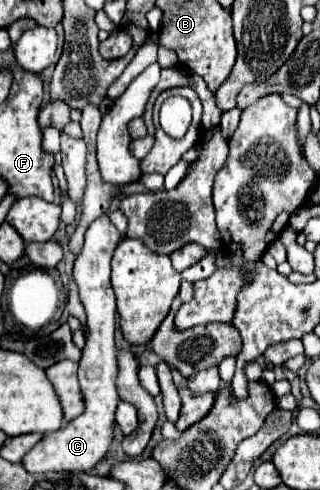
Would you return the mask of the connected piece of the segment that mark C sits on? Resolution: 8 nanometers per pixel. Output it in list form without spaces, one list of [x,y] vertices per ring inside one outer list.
[[[108,216],[96,218],[88,230],[86,230],[86,242],[76,258],[74,264],[74,280],[80,288],[80,302],[86,310],[86,346],[82,350],[80,366],[78,366],[78,380],[80,380],[80,392],[84,400],[84,412],[70,420],[66,426],[62,426],[56,432],[44,434],[40,444],[24,456],[22,466],[32,472],[74,472],[84,470],[88,472],[94,468],[96,462],[100,462],[112,442],[112,424],[114,424],[114,412],[120,402],[116,392],[116,346],[114,346],[114,326],[116,326],[116,300],[114,290],[110,284],[110,260],[112,252],[116,250],[120,242],[120,232],[116,226],[108,220]]]

